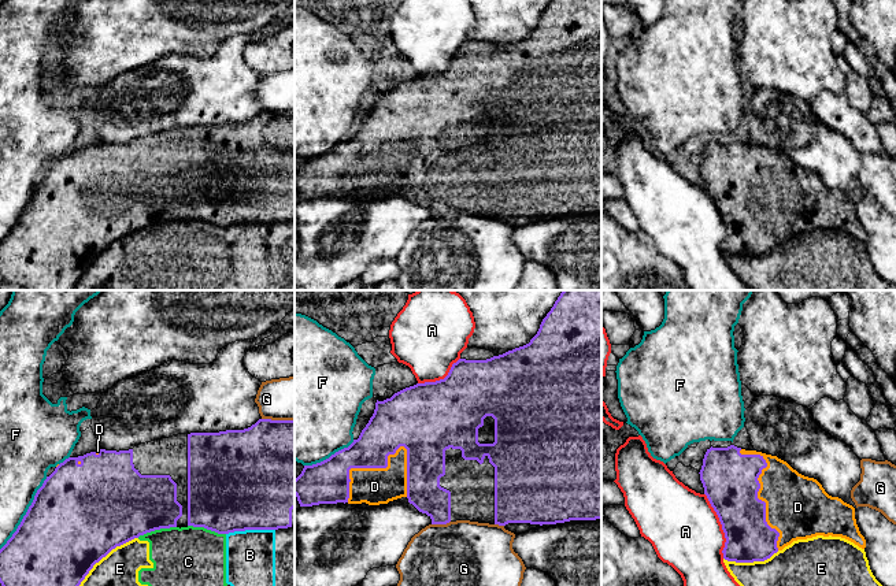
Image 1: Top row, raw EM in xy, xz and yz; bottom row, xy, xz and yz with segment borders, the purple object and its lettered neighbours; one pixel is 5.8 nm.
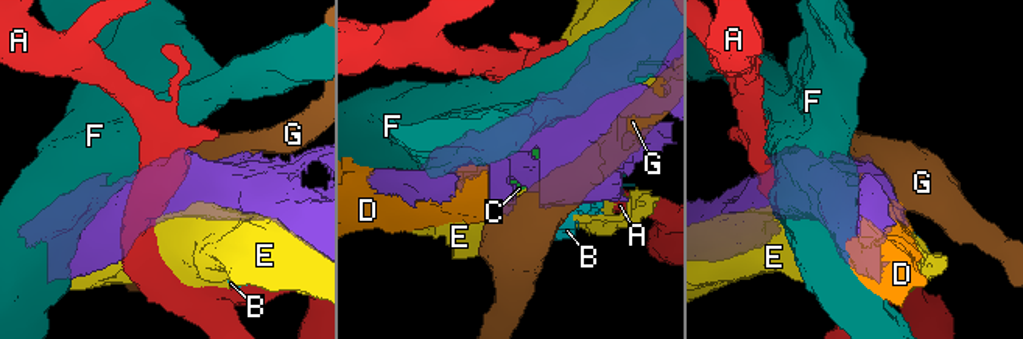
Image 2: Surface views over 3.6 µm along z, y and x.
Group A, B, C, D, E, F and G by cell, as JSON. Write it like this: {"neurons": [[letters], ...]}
{"neurons": [["A"], ["B", "C", "E"], ["D"], ["F"], ["G"]]}

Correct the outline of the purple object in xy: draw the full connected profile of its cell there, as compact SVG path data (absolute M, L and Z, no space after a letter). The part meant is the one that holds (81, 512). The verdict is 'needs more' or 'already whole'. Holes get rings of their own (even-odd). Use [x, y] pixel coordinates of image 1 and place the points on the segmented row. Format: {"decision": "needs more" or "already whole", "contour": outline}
{"decision": "needs more", "contour": "M259 419L244 430L178 434L140 444L129 450L99 449L84 456L66 459L47 476L16 531L0 549L0 583L1 586L79 586L93 565L116 546L155 530L188 526L204 527L218 534L295 527L295 420Z"}

